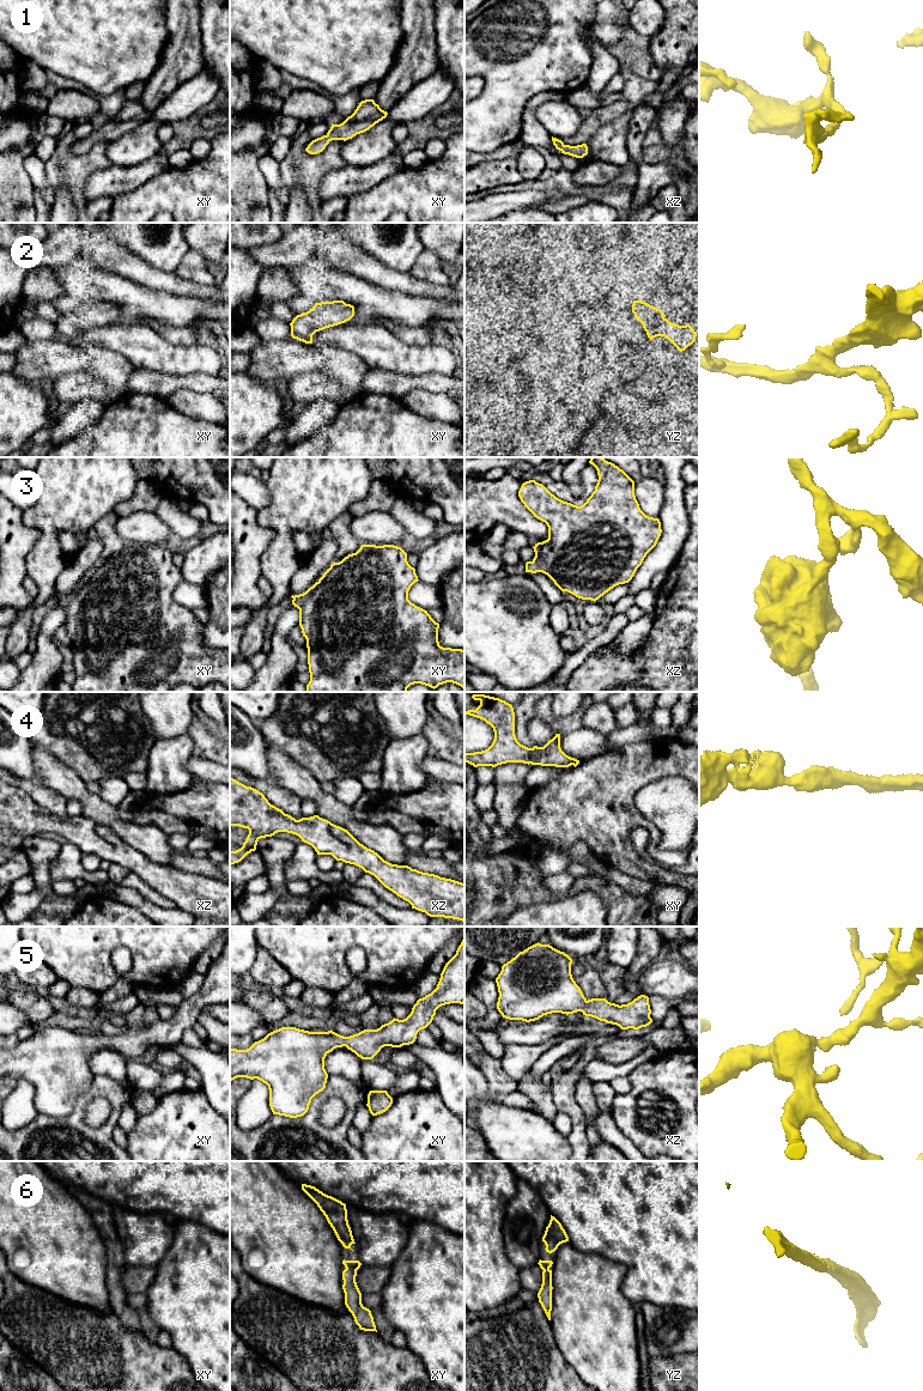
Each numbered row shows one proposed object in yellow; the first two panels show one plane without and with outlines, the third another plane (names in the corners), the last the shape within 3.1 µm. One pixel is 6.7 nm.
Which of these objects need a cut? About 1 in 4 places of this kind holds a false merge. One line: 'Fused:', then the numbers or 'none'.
Fused: none

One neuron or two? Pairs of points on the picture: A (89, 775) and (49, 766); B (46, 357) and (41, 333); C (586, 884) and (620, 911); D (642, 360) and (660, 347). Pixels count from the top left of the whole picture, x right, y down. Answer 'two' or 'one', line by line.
A: two
B: two
C: one
D: two

